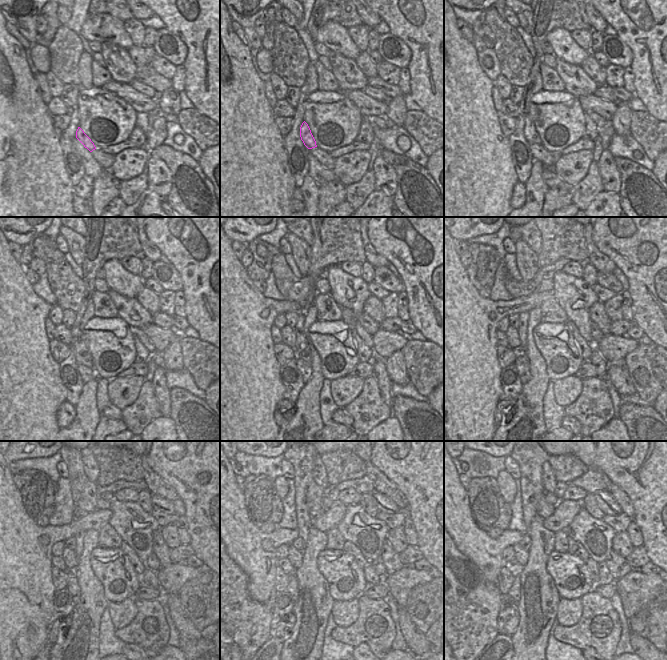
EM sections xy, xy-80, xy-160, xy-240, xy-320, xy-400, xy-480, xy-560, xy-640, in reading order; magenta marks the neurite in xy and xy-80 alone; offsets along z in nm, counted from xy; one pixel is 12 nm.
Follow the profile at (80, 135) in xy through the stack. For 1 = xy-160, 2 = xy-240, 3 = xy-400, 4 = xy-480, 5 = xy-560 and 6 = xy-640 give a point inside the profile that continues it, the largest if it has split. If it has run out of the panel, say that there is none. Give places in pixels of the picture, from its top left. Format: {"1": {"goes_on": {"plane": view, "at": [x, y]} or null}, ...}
{"1": {"goes_on": {"plane": "xy-160", "at": [531, 135]}}, "2": {"goes_on": {"plane": "xy-240", "at": [82, 354]}}, "3": {"goes_on": {"plane": "xy-400", "at": [524, 316]}}, "4": {"goes_on": {"plane": "xy-480", "at": [79, 536]}}, "5": {"goes_on": {"plane": "xy-560", "at": [303, 461]}}, "6": {"goes_on": {"plane": "xy-640", "at": [530, 461]}}}

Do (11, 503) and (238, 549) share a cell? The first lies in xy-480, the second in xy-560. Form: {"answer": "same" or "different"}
{"answer": "same"}

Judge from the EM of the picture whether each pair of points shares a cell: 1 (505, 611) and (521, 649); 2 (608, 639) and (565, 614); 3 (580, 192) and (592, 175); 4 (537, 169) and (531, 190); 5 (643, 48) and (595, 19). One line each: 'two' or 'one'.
1: two
2: two
3: one
4: one
5: two

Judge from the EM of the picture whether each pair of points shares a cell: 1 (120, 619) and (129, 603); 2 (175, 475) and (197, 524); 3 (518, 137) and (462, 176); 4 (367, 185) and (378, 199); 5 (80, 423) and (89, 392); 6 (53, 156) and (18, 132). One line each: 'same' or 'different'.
1: same
2: same
3: different
4: different
5: same
6: same

